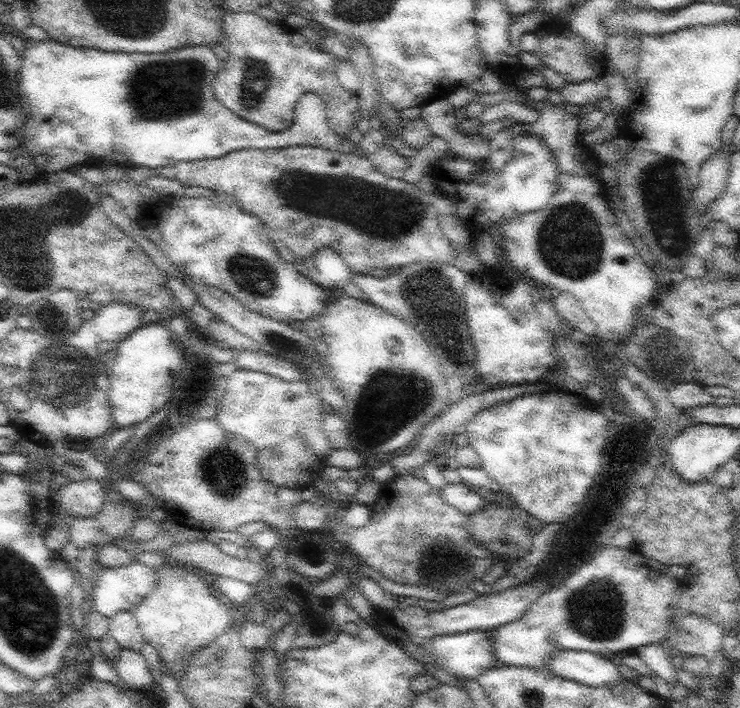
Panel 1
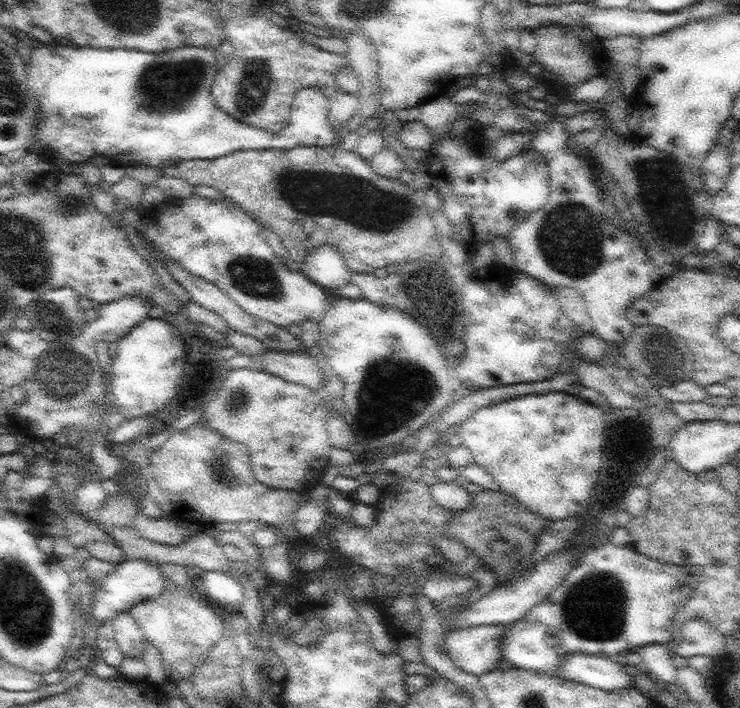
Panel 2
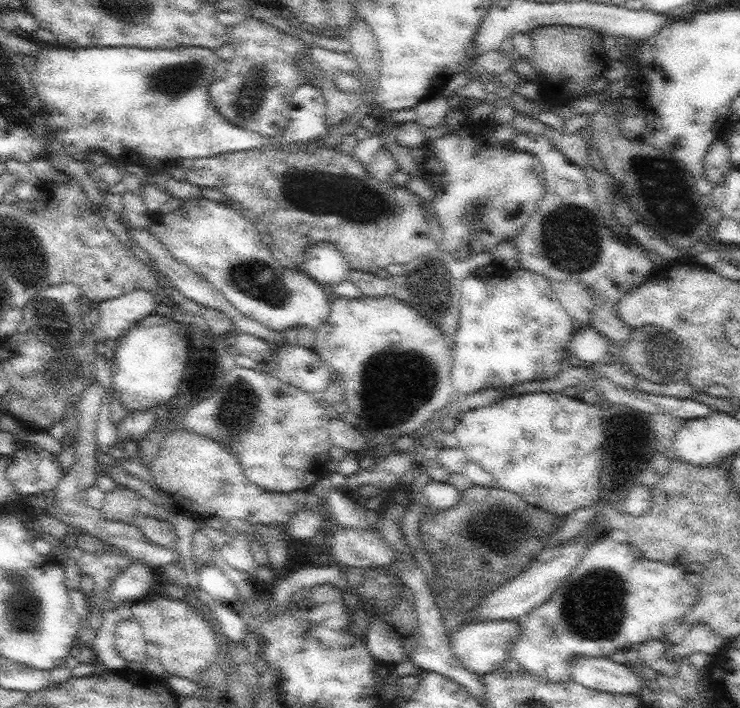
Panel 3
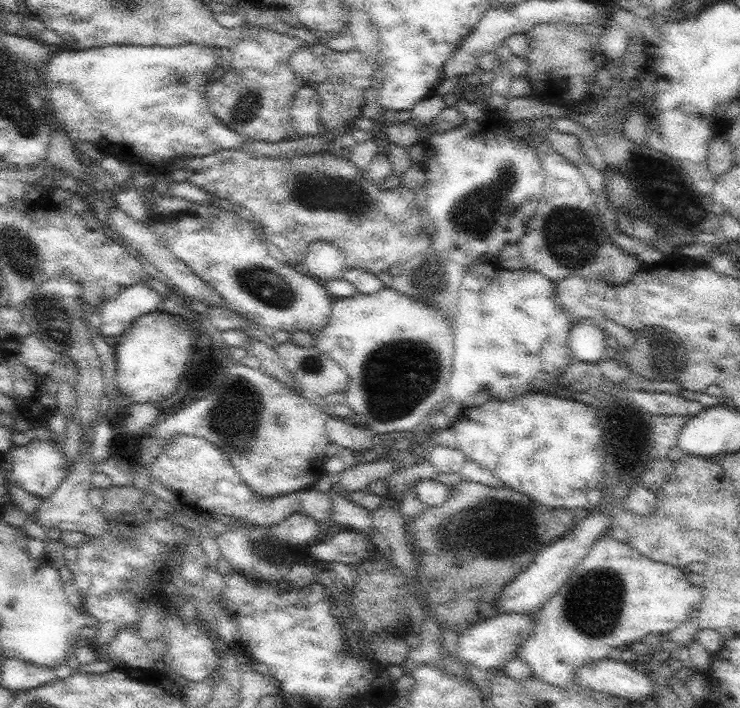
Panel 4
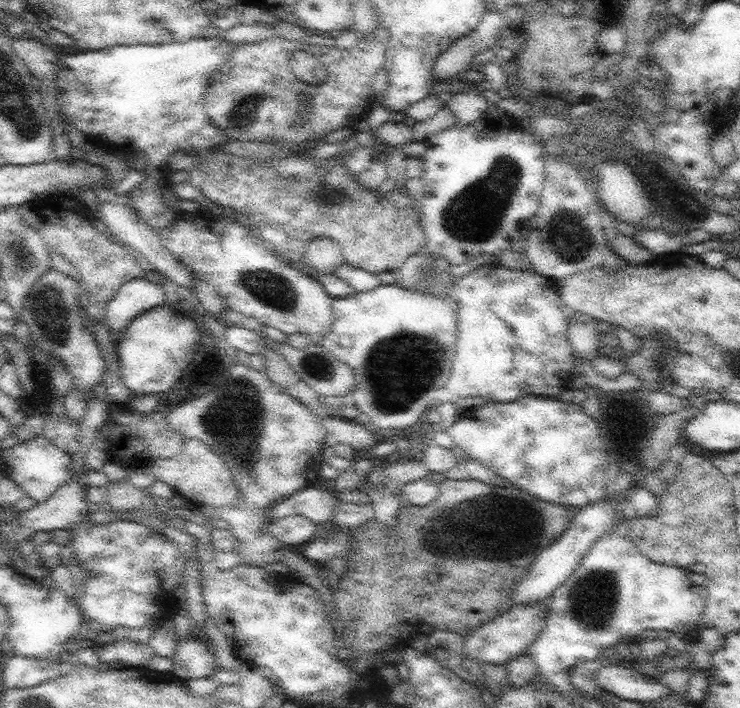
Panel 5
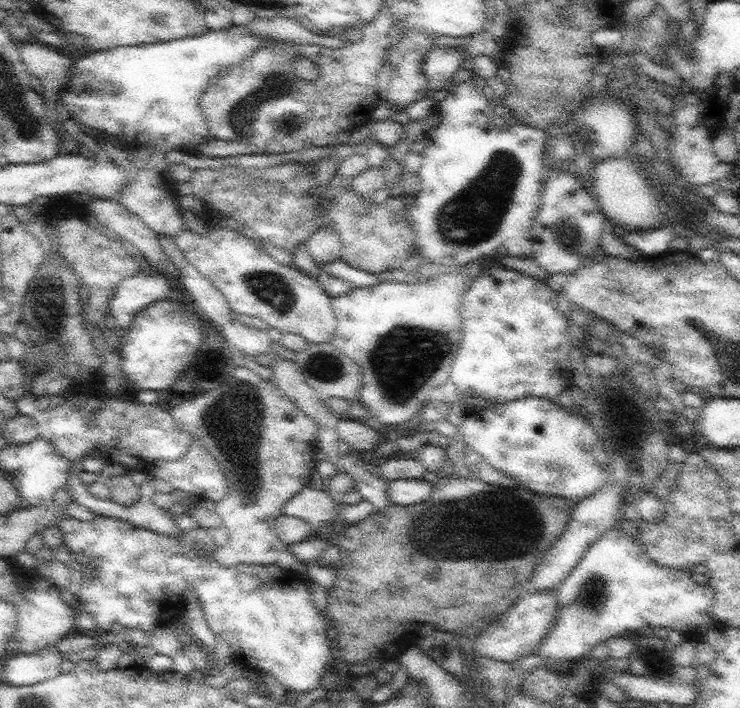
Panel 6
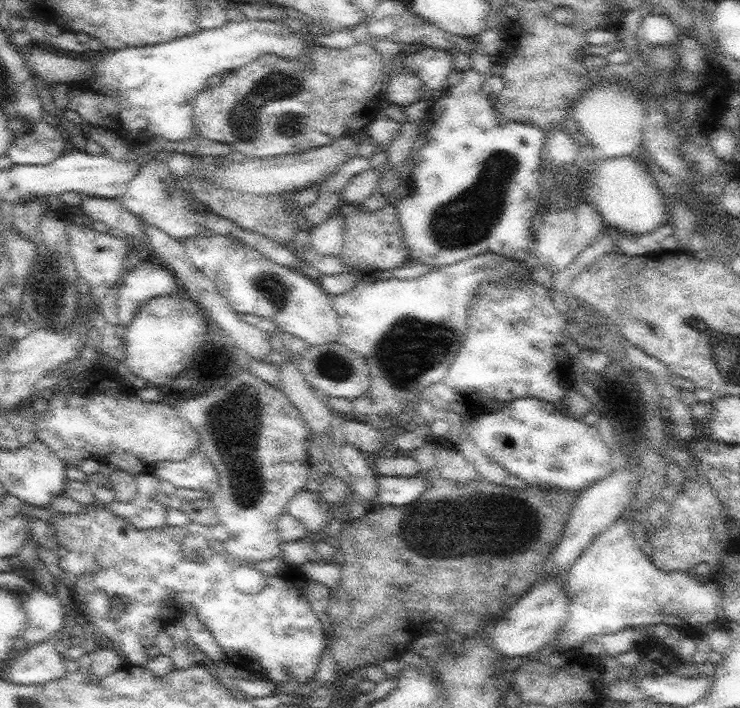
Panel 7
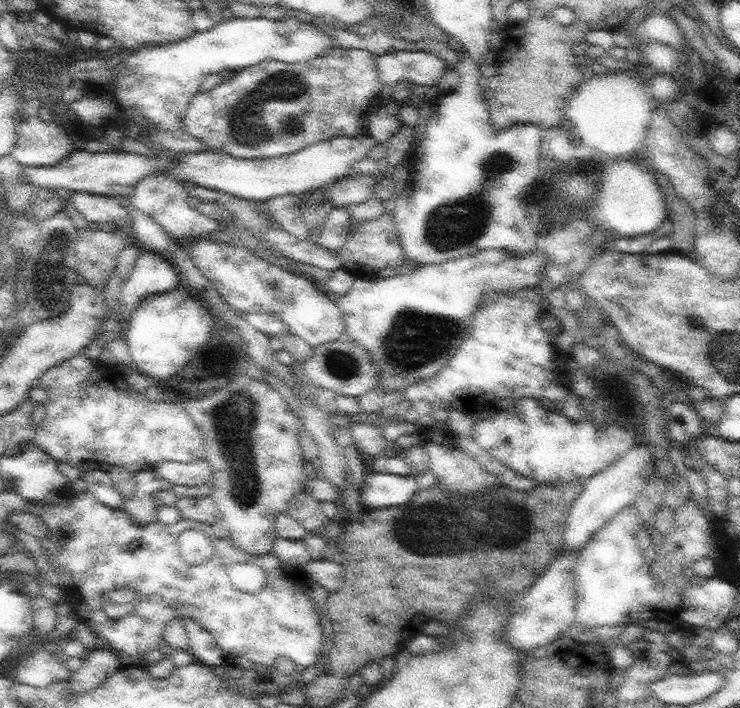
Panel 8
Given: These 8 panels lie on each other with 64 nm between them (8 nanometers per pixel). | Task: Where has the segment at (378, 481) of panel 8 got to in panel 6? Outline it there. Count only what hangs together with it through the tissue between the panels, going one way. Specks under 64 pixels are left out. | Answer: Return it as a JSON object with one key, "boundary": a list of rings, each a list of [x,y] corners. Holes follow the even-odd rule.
{"boundary":[[[431,477],[414,480],[396,480],[388,484],[389,499],[397,506],[408,507],[422,504],[435,490],[435,482]]]}

